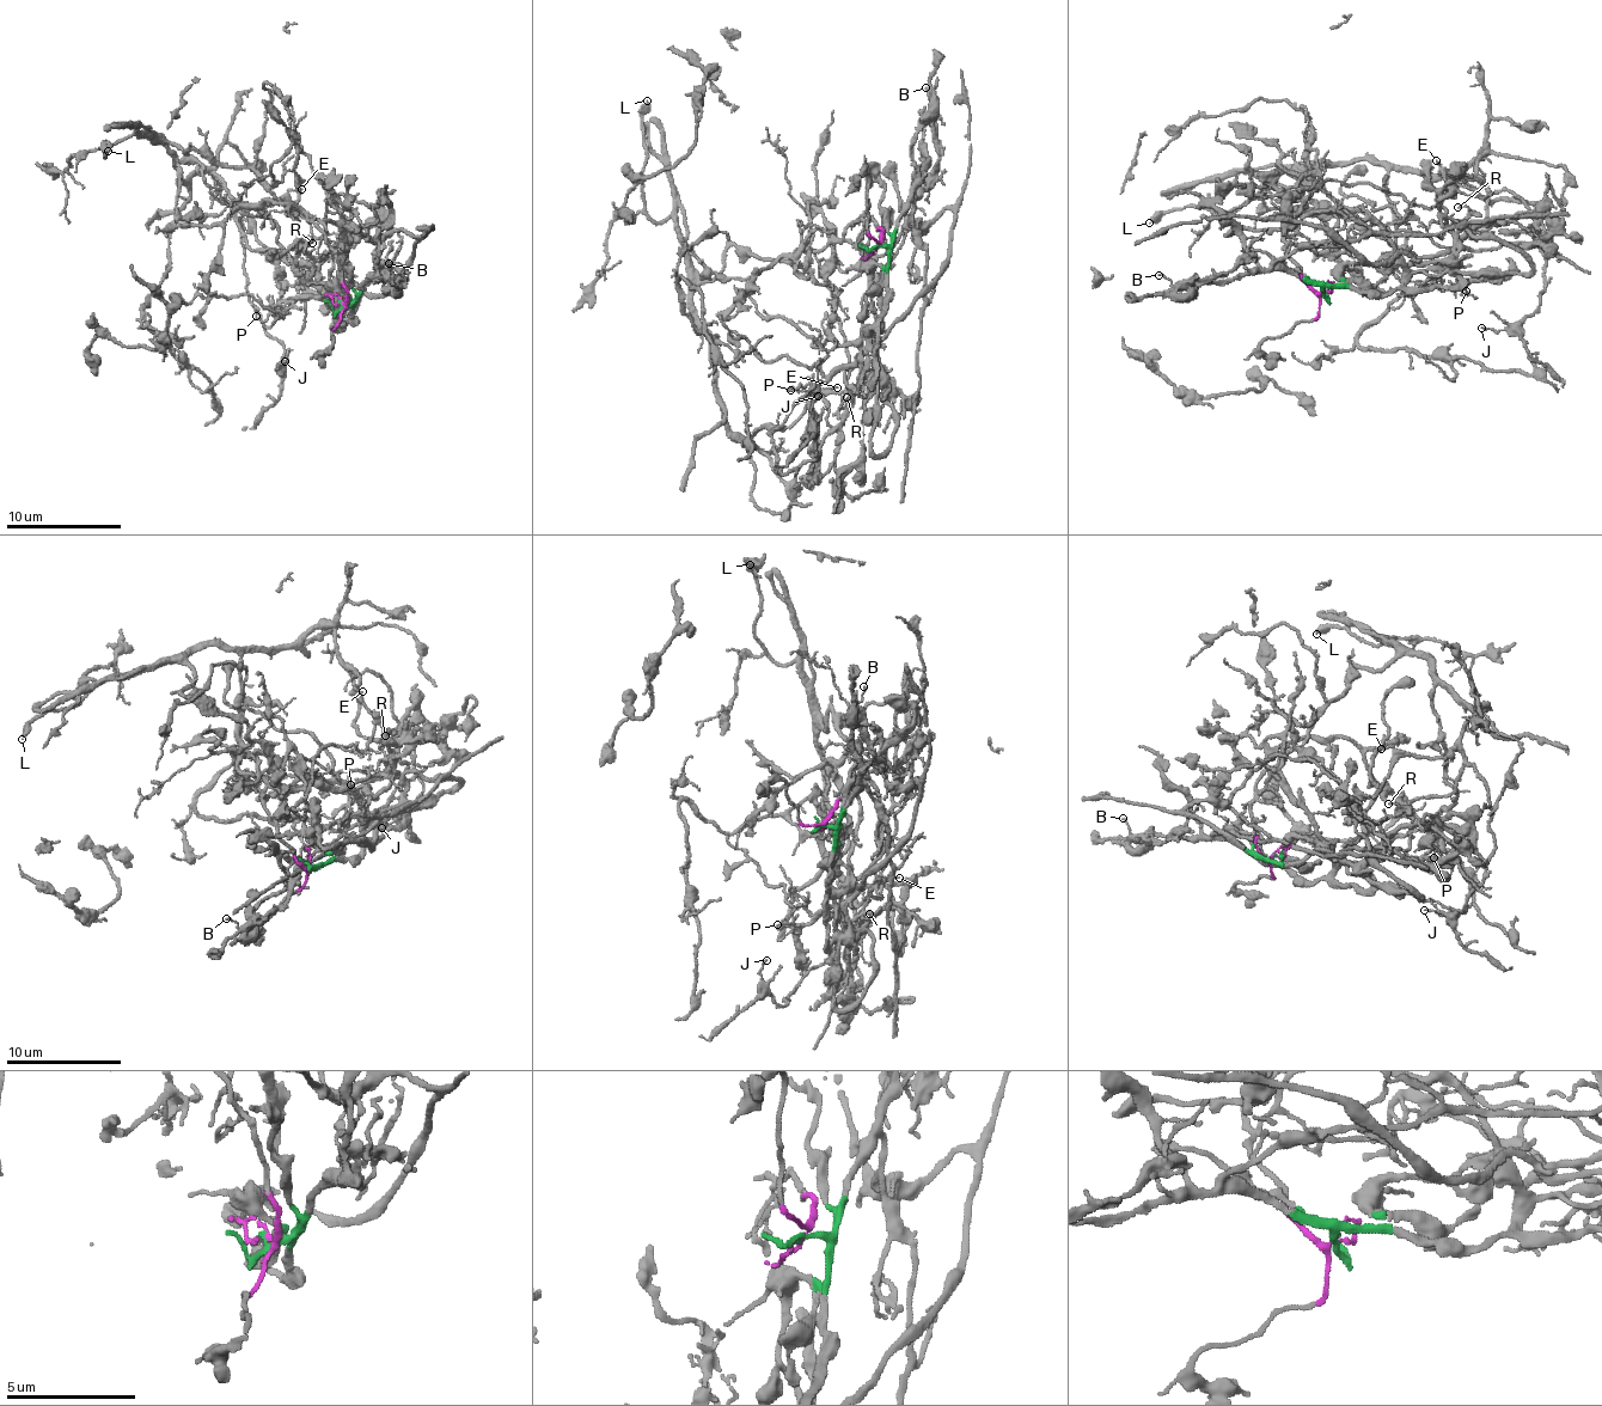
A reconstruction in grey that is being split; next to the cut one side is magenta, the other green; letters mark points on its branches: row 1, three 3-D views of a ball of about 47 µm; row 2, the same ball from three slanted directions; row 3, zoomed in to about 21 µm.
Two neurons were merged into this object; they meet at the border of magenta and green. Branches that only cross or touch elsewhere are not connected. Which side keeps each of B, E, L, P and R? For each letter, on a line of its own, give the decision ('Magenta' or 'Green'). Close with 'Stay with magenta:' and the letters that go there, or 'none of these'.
B: Green
E: Magenta
L: Magenta
P: Green
R: Green
Stay with magenta: E, L

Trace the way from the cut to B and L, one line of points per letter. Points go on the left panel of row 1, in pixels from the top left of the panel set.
B: (342, 303), (356, 301), (373, 275), (381, 281), (375, 279), (392, 280), (389, 263)
L: (342, 303), (338, 262), (316, 224), (249, 166), (224, 166), (136, 132), (104, 157), (103, 140), (109, 151)

